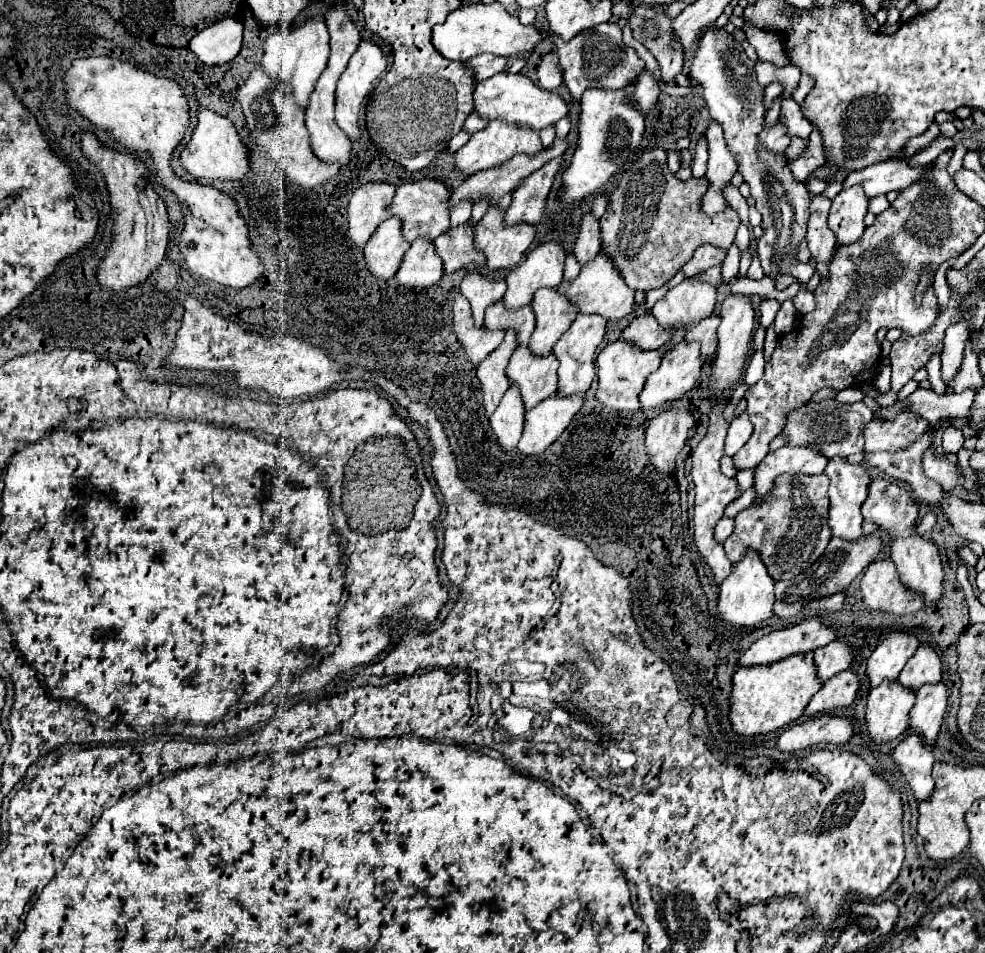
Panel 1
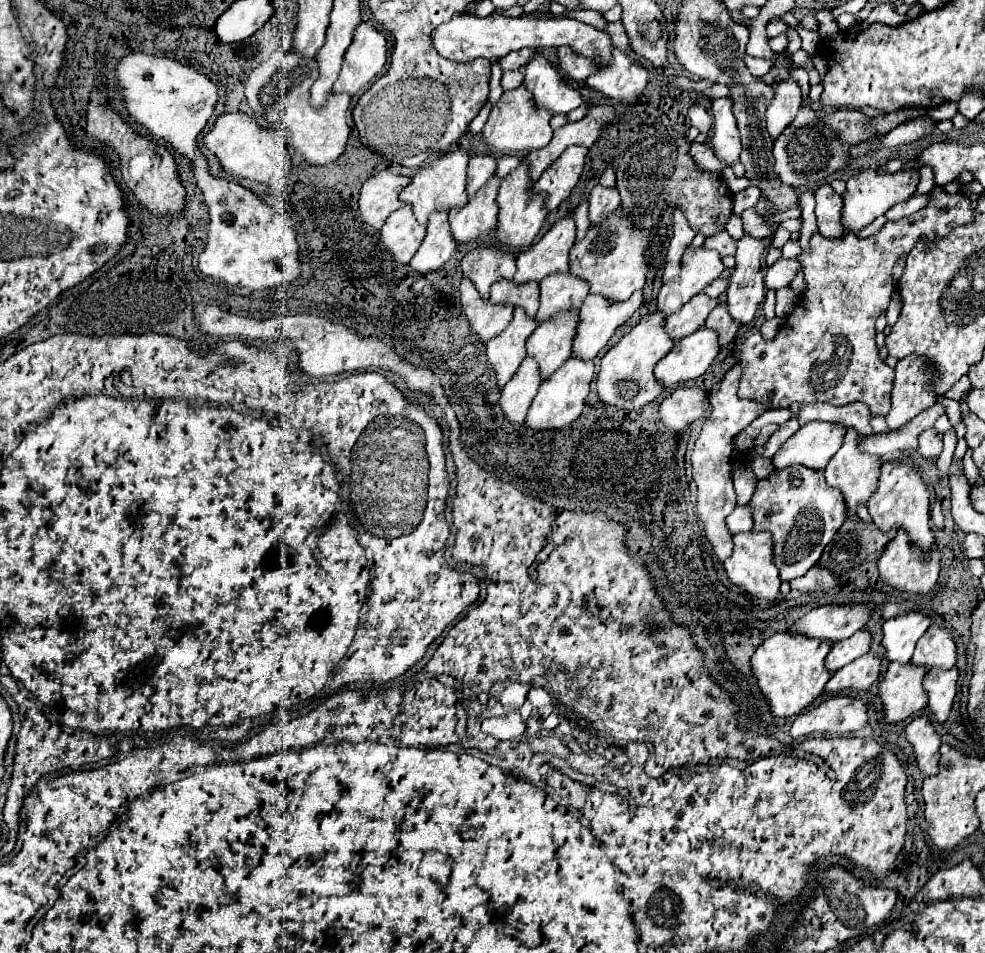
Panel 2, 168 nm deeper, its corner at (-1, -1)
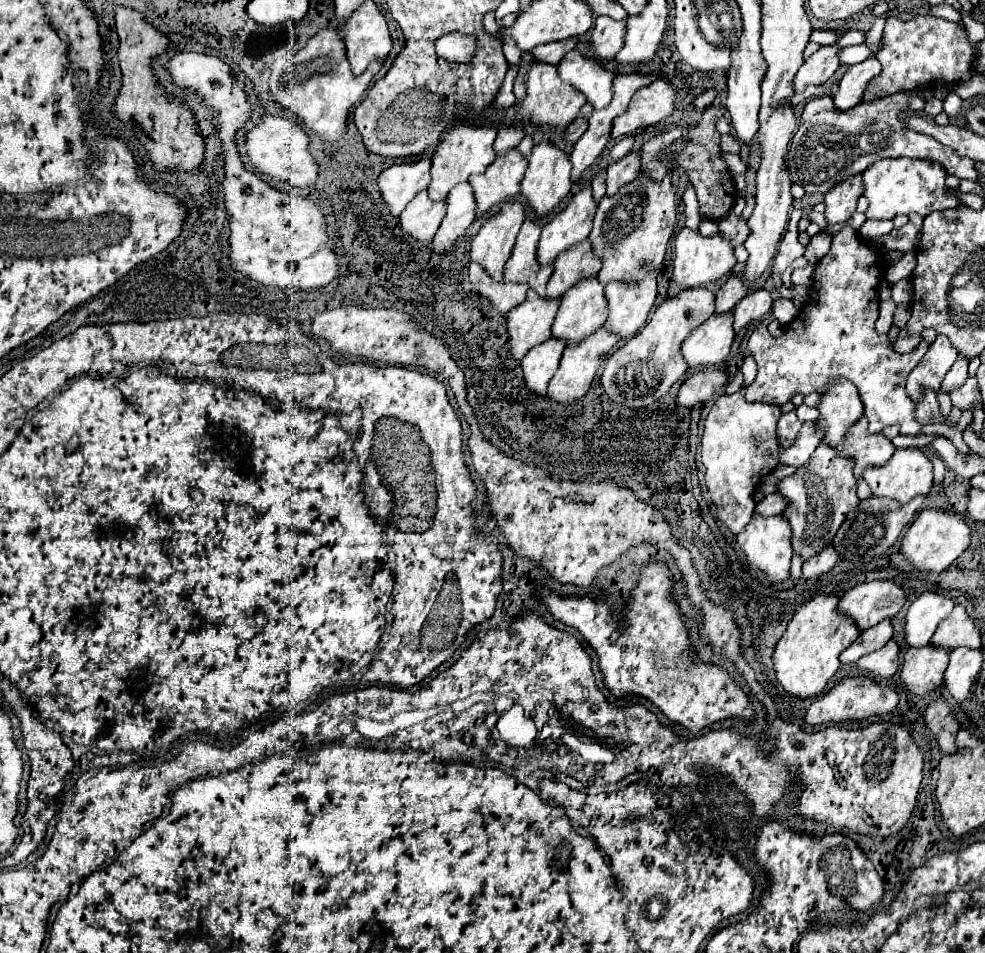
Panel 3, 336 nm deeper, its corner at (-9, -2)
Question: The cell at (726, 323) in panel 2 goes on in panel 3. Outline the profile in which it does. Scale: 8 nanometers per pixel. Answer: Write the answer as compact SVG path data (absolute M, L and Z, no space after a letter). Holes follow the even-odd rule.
M757 290L757 292L747 294L731 310L731 314L735 318L735 332L739 334L747 324L751 324L753 320L763 318L771 310L771 306L773 306L773 294L771 292Z

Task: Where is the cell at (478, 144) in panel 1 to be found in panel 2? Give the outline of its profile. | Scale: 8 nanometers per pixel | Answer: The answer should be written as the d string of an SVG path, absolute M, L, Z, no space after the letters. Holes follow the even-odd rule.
M521 85L515 91L505 91L501 95L483 129L483 139L489 147L505 153L541 149L553 139L553 129L549 127L551 117L553 113L549 113L549 109L537 109L537 105L533 105L533 97L529 97L529 91L525 91L525 85Z

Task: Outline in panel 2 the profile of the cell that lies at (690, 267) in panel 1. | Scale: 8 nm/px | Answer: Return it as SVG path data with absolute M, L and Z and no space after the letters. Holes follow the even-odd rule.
M727 231L717 233L717 235L713 235L713 237L707 237L707 239L705 239L705 243L703 243L703 247L719 251L719 255L721 255L721 257L735 255L735 241L729 237L729 233L727 233Z

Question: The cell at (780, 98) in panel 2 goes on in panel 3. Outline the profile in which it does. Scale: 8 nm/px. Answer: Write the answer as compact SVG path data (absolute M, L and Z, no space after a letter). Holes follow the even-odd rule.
M823 46L809 56L793 80L795 92L805 90L807 86L821 86L833 76L833 72L839 68L837 50L837 46Z

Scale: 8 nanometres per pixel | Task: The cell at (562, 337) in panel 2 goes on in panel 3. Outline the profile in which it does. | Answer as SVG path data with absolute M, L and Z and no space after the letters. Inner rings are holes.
M587 278L561 296L551 336L577 346L605 324L605 294L597 278Z

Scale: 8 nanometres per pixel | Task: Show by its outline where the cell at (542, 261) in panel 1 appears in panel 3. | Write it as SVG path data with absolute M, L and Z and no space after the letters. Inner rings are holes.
M591 188L577 192L573 200L543 226L537 246L537 262L543 266L553 264L561 252L585 242L593 226L595 210L597 204L591 196Z

